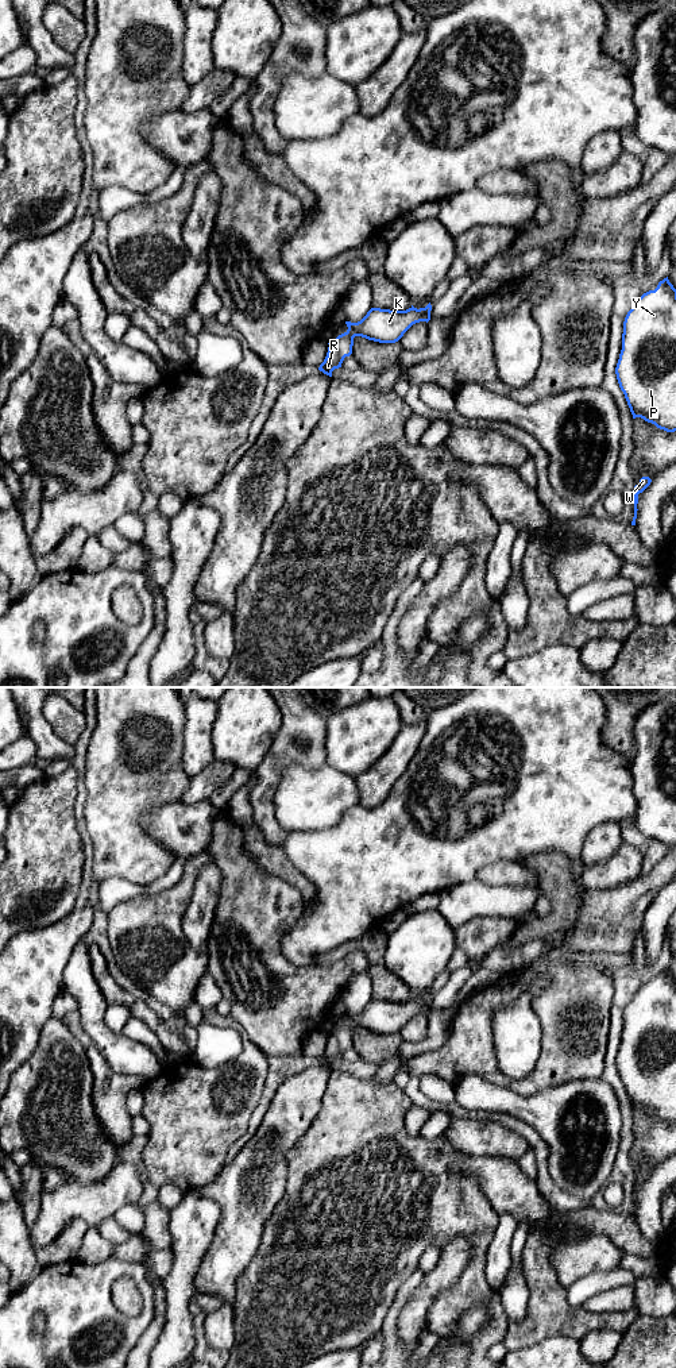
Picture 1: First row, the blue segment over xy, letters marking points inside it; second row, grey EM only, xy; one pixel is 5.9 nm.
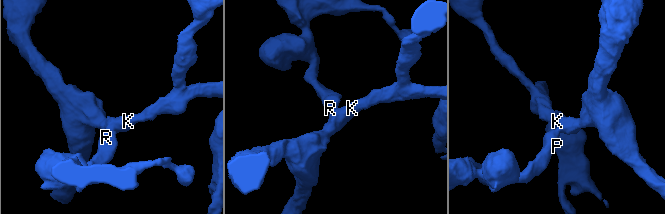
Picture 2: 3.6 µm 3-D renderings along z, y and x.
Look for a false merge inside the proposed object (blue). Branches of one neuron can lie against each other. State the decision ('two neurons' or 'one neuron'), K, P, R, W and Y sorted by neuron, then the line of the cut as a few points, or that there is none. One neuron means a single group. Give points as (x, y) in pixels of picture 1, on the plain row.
one neuron; groups K P R W Y; cut none

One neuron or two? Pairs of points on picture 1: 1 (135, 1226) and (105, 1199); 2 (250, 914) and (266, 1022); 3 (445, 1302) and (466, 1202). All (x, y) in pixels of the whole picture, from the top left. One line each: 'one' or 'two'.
1: two
2: one
3: one

